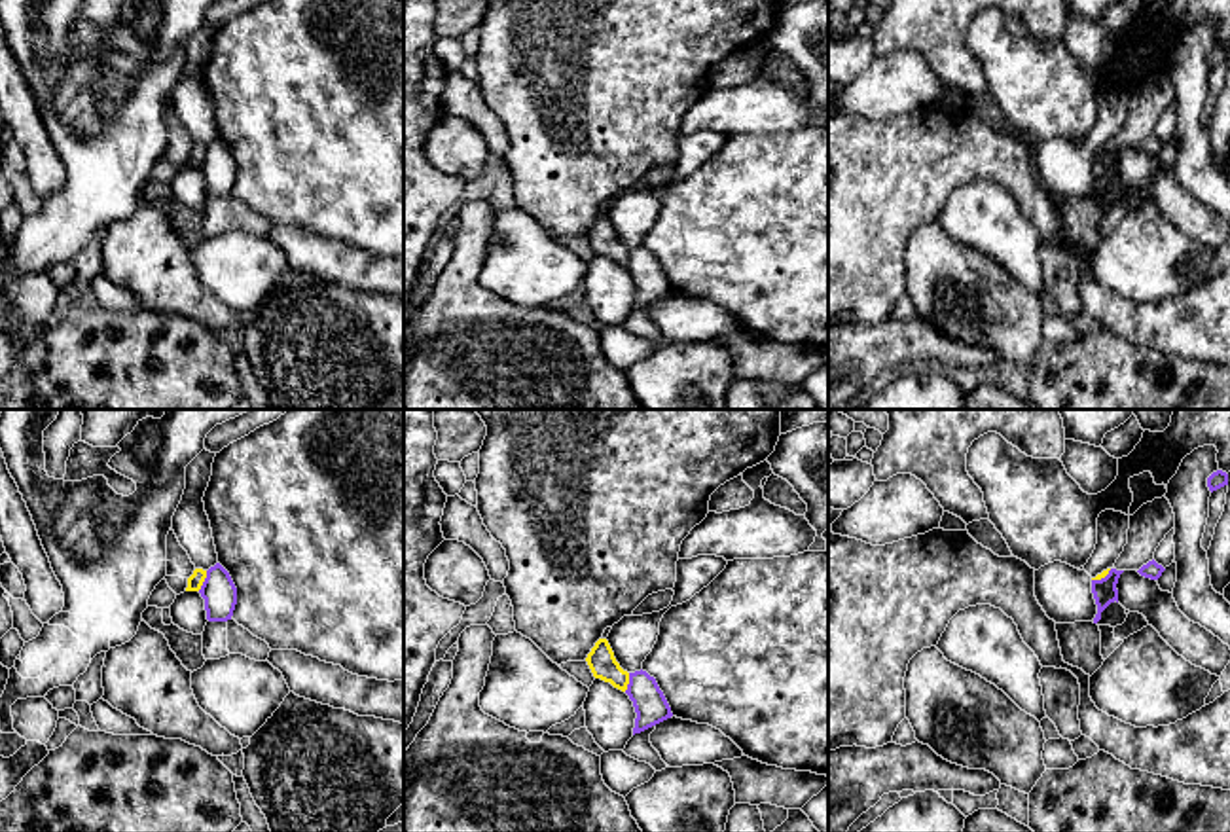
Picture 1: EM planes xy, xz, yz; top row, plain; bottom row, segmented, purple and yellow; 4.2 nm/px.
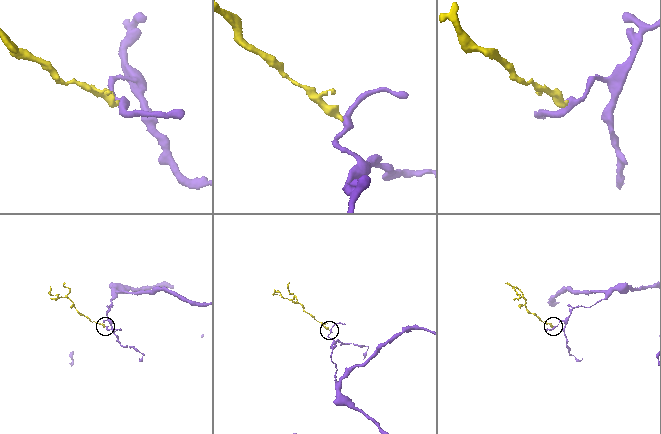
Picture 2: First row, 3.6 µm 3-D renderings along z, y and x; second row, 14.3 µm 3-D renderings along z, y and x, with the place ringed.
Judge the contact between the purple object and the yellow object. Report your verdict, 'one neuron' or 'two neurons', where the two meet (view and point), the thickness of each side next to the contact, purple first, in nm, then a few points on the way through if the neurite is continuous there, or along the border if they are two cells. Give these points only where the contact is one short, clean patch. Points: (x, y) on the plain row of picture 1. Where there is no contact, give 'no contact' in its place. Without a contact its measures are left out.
two neurons | xy (205, 156) | 140/70 nm | along xy (207, 146), (198, 165)

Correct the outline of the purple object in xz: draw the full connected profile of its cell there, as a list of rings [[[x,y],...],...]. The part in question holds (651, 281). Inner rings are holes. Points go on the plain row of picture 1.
[[[642,244],[629,248],[625,269],[633,277],[637,288],[633,311],[673,292],[671,282],[656,254]]]

